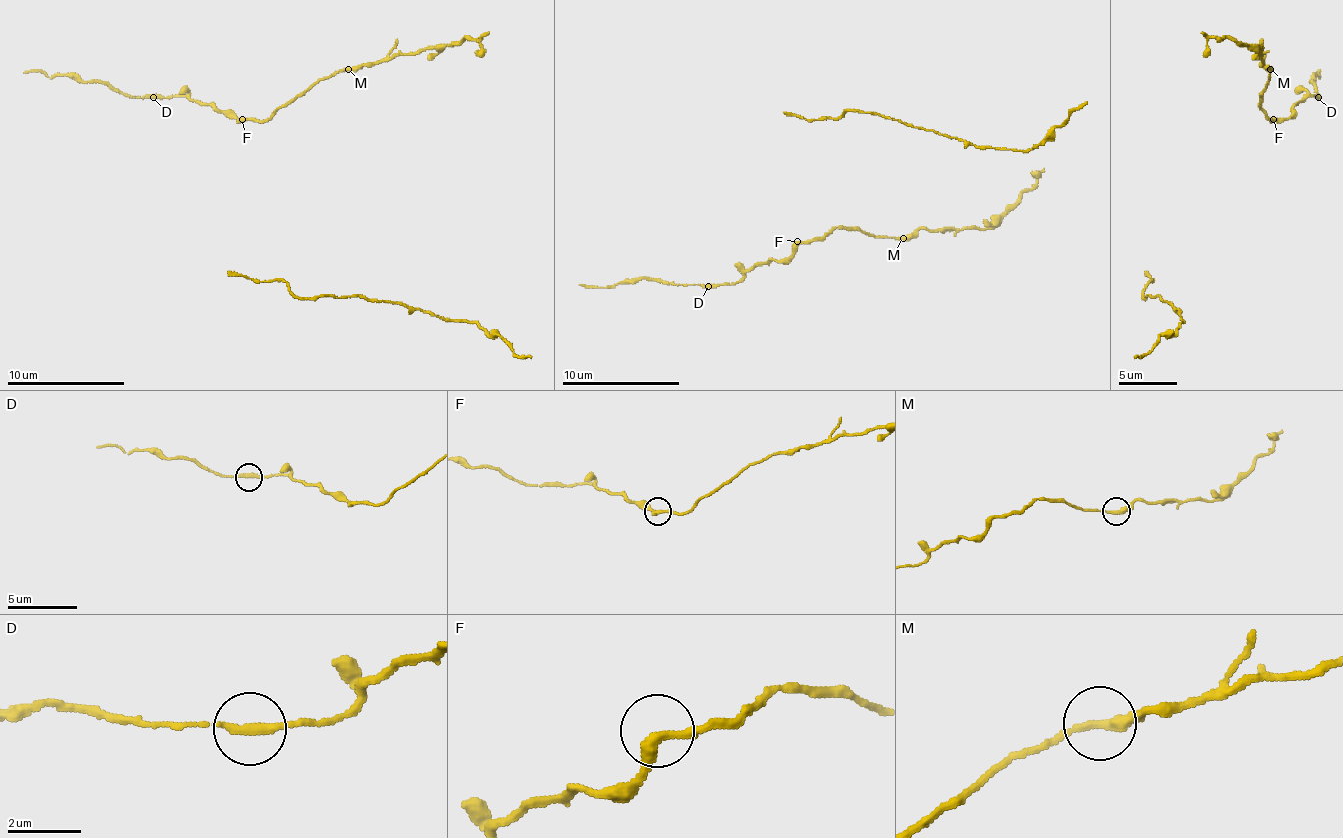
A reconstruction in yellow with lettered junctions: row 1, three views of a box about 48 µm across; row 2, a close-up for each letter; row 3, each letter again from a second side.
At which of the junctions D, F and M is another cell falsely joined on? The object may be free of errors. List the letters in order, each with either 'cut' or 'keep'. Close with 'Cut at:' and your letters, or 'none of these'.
D: keep
F: keep
M: keep
Cut at: none of these

